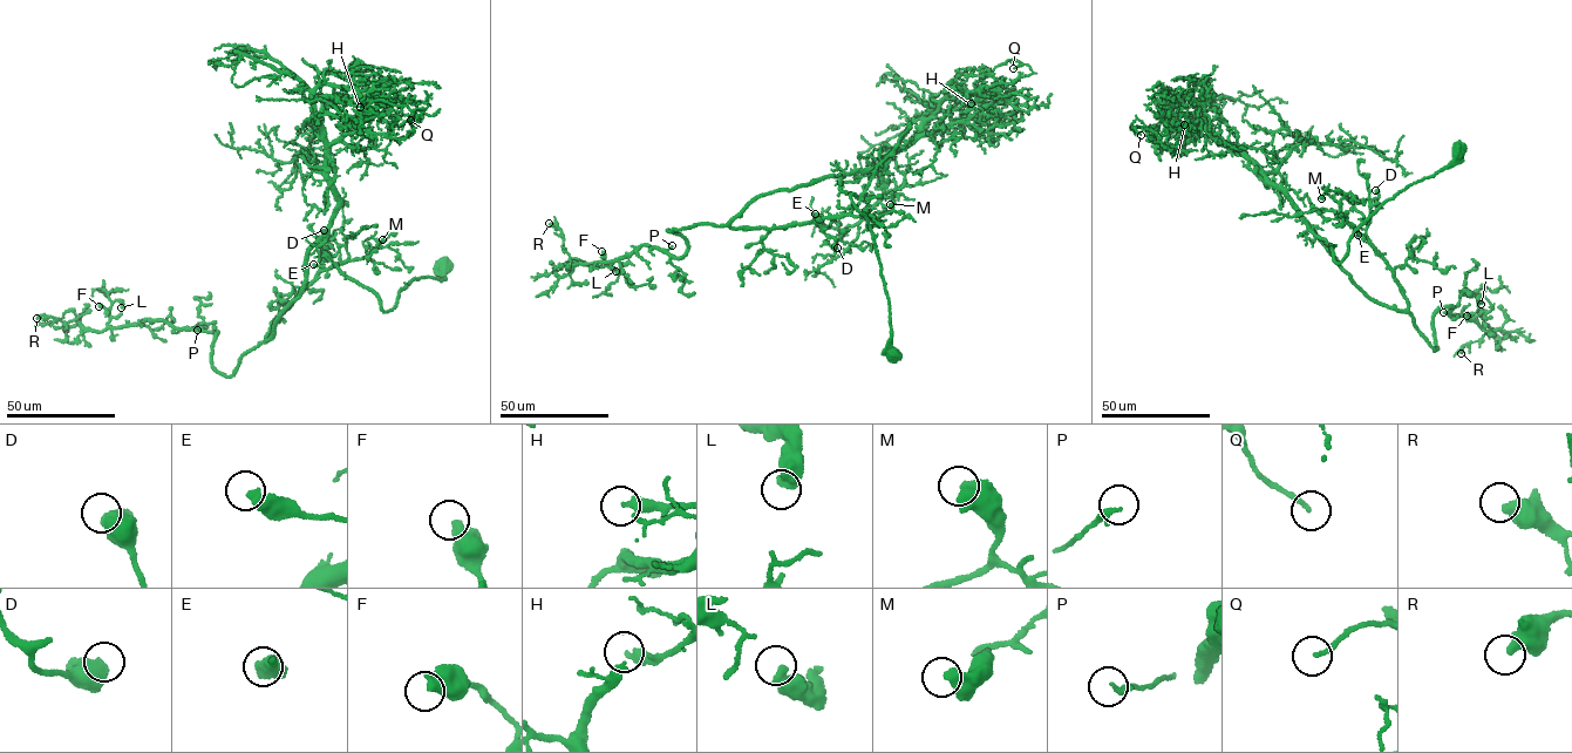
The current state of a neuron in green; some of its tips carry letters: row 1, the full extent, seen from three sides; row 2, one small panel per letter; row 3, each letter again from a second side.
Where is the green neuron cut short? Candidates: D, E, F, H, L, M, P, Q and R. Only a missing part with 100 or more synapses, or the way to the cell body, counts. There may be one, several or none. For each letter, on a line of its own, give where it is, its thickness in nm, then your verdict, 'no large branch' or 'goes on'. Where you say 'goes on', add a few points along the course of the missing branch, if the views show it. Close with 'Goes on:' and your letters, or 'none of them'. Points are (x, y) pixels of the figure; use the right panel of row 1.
D: (1375, 190) | 750 nm | no large branch
E: (1358, 235) | 440 nm | no large branch
F: (1467, 316) | 500 nm | no large branch
H: (1184, 124) | 380 nm | no large branch
L: (1481, 304) | 500 nm | no large branch
M: (1321, 198) | 550 nm | no large branch
P: (1443, 312) | 220 nm | no large branch
Q: (1141, 135) | 150 nm | no large branch
R: (1461, 353) | 500 nm | no large branch
Goes on: none of them

